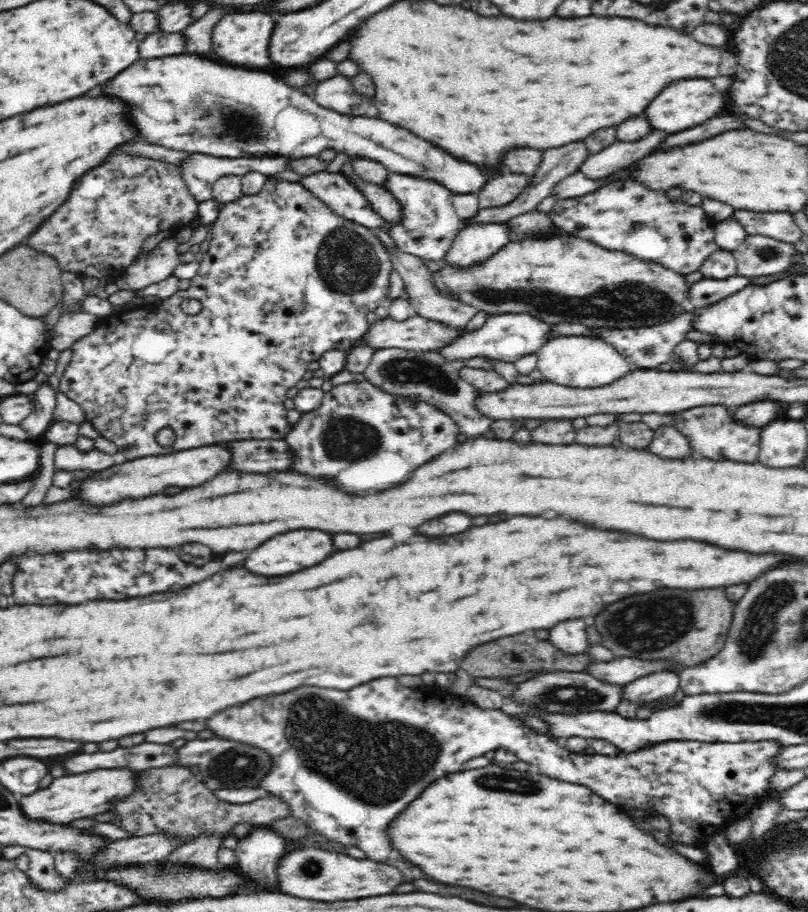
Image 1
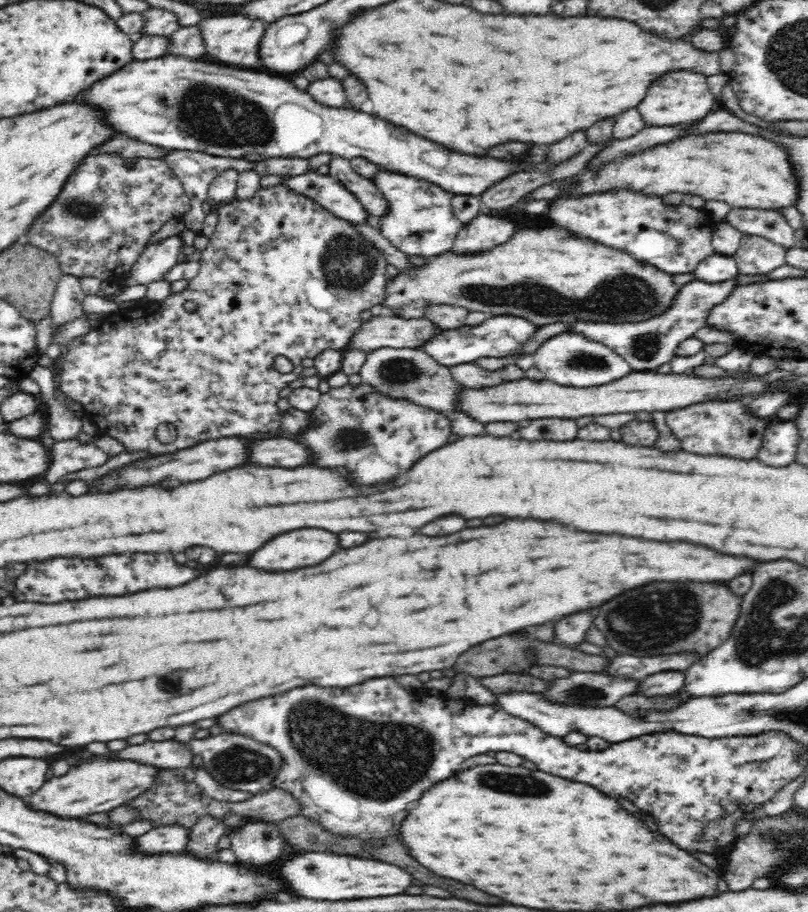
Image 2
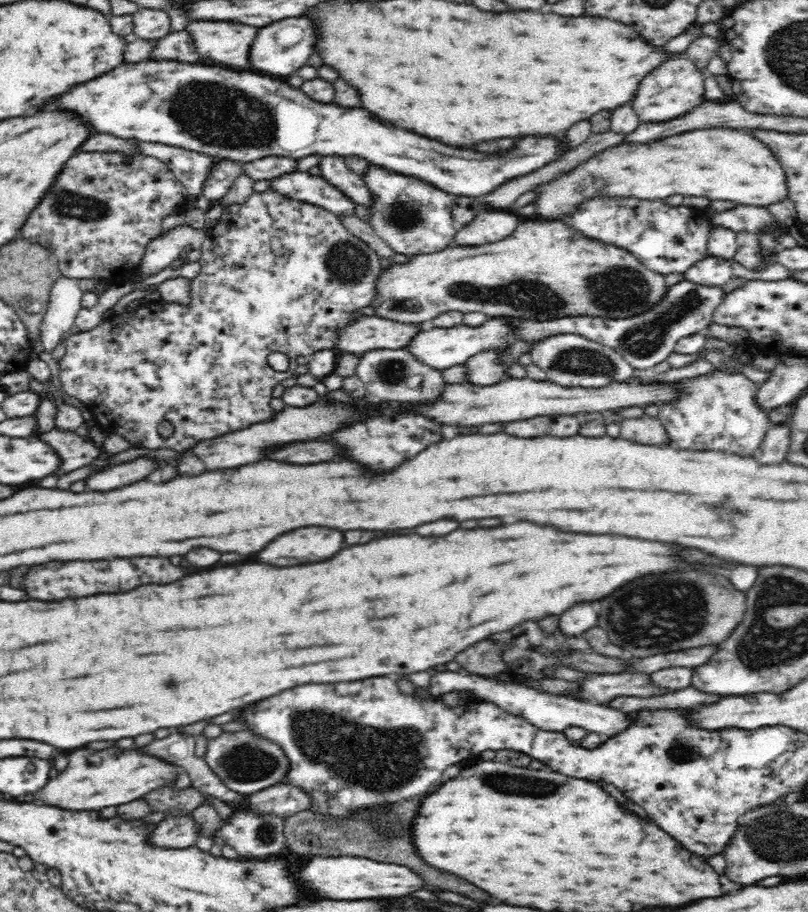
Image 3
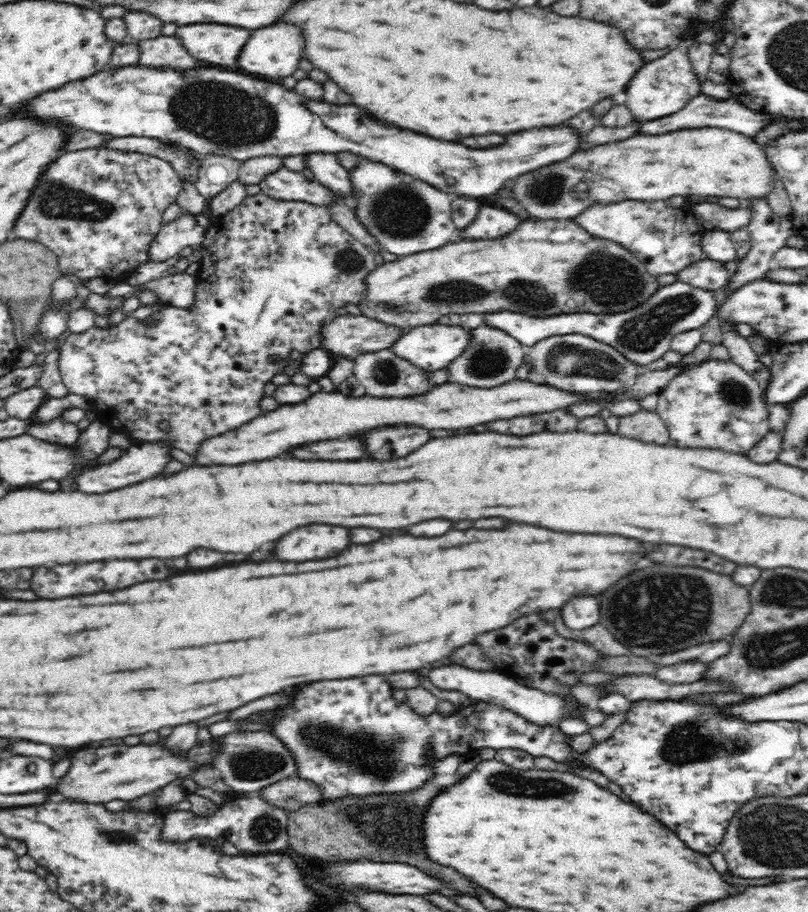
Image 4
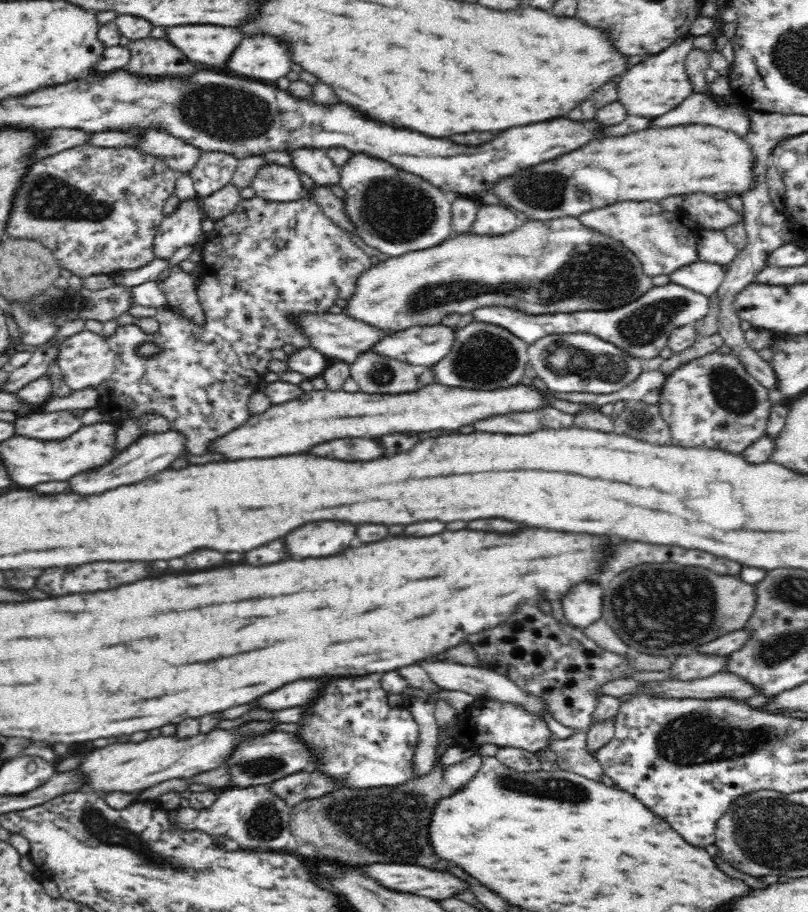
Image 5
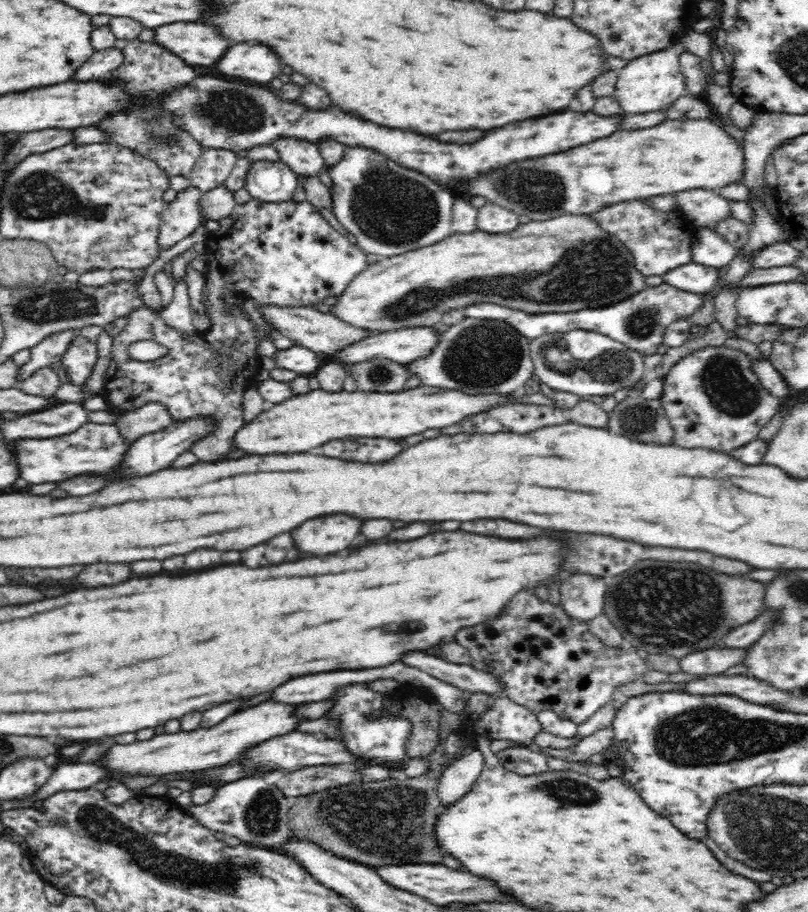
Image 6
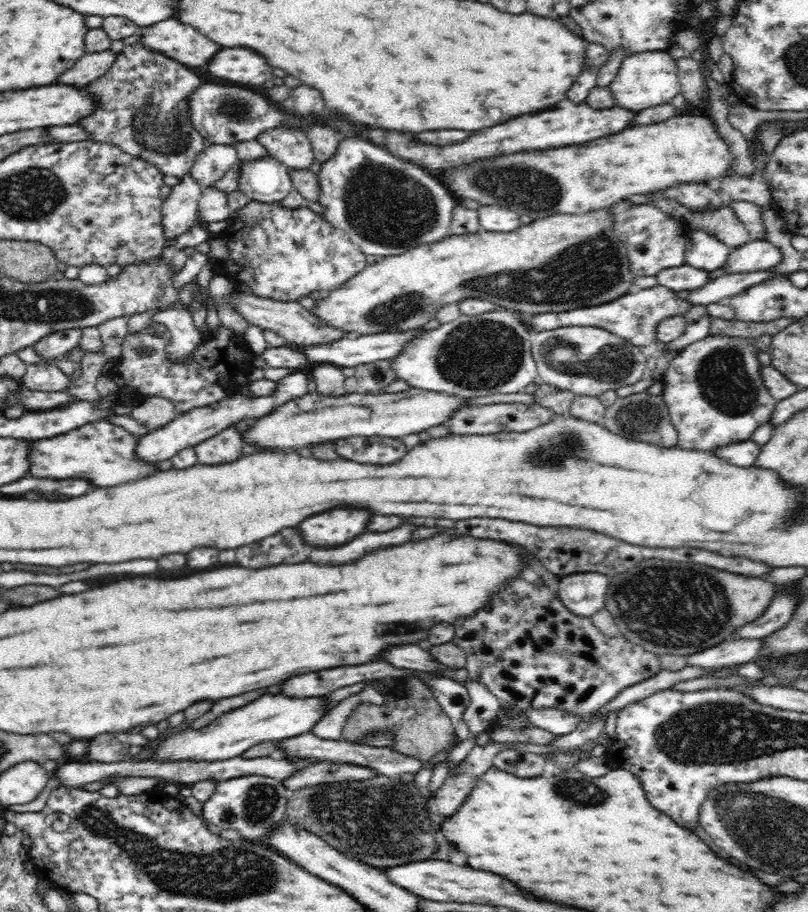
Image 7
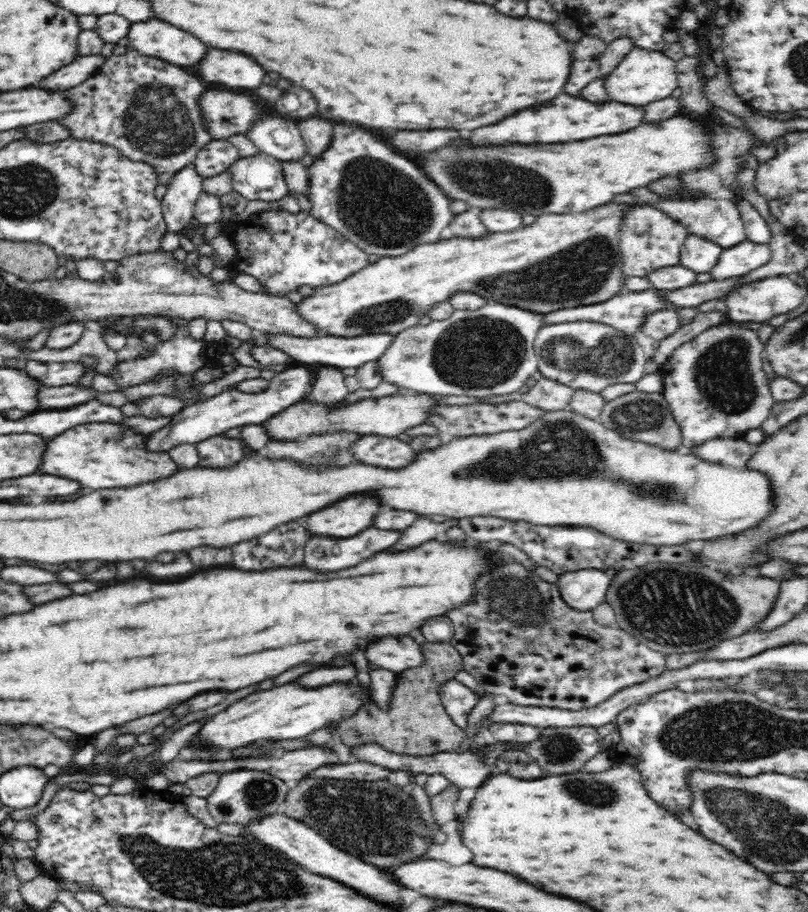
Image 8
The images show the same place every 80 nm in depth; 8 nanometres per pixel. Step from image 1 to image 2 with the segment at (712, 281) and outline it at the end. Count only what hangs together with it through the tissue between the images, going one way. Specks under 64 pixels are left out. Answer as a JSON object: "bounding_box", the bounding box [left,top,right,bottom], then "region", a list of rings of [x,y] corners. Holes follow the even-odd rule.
{"bounding_box":[573,279,738,371],"region":[[[696,279],[681,286],[671,307],[663,315],[637,323],[574,322],[573,332],[578,332],[582,336],[609,346],[622,356],[634,371],[652,371],[665,362],[669,363],[675,356],[678,344],[692,337],[696,330],[704,328],[706,316],[711,308],[728,298],[738,285],[736,279],[722,282],[706,282]]]}

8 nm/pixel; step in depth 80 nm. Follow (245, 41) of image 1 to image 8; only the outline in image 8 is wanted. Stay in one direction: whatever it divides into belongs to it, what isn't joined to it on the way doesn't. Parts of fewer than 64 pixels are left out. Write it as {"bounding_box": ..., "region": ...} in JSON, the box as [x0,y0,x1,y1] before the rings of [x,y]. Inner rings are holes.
{"bounding_box":[127,20,208,67],"region":[[[162,20],[132,23],[127,37],[128,46],[140,54],[156,56],[182,67],[198,64],[208,52],[208,46],[196,40],[196,36]]]}

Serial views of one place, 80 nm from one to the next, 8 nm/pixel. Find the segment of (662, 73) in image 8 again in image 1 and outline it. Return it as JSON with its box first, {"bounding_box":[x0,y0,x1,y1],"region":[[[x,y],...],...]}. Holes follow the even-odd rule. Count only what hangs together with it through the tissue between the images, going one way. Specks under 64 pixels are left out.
{"bounding_box":[646,80,729,134],"region":[[[680,80],[676,84],[670,84],[648,108],[646,116],[648,122],[656,130],[664,130],[668,134],[682,132],[686,128],[696,128],[706,124],[708,120],[714,120],[716,116],[728,114],[729,104],[726,93],[719,92],[710,80]]]}

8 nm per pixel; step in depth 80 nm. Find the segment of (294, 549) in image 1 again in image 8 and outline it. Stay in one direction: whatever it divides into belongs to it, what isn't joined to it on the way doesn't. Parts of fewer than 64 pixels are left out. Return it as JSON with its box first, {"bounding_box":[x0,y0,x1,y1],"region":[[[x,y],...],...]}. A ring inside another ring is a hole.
{"bounding_box":[306,496,380,538],"region":[[[352,496],[340,500],[306,518],[308,532],[314,536],[350,538],[372,527],[372,520],[380,504],[370,496]]]}

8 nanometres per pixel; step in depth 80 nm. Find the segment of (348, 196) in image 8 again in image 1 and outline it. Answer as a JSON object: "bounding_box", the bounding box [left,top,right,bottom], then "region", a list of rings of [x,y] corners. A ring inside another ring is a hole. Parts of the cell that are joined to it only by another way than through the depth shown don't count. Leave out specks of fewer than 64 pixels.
{"bounding_box":[385,173,462,261],"region":[[[393,173],[388,176],[385,188],[397,197],[401,210],[405,212],[403,219],[399,223],[392,223],[390,232],[387,232],[398,245],[399,251],[426,261],[445,258],[462,230],[462,219],[452,204],[455,193],[432,180]]]}

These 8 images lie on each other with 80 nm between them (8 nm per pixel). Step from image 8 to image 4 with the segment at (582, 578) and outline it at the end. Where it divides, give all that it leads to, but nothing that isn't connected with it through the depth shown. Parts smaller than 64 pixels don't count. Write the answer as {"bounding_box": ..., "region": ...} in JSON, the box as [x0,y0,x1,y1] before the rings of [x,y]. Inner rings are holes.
{"bounding_box":[562,596,600,632],"region":[[[594,596],[572,598],[562,608],[562,618],[566,627],[578,632],[600,623],[600,604]]]}

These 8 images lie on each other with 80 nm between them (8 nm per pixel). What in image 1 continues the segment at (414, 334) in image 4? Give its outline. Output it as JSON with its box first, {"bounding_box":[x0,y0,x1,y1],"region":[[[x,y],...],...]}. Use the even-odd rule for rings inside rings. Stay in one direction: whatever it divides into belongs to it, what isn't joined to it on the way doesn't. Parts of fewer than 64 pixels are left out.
{"bounding_box":[439,313,554,362],"region":[[[528,313],[492,315],[487,318],[479,330],[470,332],[466,329],[459,339],[441,348],[439,353],[448,360],[487,356],[488,358],[496,358],[496,360],[504,360],[504,362],[516,362],[521,356],[536,355],[548,341],[551,341],[554,338],[552,335],[554,325]]]}

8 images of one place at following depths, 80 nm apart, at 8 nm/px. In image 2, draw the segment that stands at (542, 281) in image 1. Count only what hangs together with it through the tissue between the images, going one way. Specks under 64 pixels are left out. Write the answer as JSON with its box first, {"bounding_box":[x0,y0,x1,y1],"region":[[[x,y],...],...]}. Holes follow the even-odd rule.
{"bounding_box":[384,223,680,327],"region":[[[550,223],[545,226],[520,226],[508,242],[486,252],[454,255],[450,251],[430,258],[428,264],[417,268],[415,275],[400,273],[394,281],[388,280],[384,301],[395,315],[402,318],[422,318],[426,304],[436,302],[463,306],[470,311],[478,310],[486,316],[512,315],[527,318],[540,327],[552,322],[576,320],[622,324],[637,323],[663,315],[671,307],[680,289],[674,283],[672,274],[636,260],[627,252],[578,238],[569,230]]]}

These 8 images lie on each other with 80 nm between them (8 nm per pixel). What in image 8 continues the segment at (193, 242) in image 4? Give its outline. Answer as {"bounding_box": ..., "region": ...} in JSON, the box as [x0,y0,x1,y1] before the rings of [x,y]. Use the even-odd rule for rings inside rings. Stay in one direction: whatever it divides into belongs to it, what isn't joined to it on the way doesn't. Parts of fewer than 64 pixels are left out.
{"bounding_box":[161,164,203,234],"region":[[[195,164],[186,166],[174,175],[170,184],[167,185],[166,195],[161,198],[161,209],[166,221],[167,233],[180,234],[181,230],[190,226],[194,218],[195,204],[203,190],[203,179],[196,173]]]}

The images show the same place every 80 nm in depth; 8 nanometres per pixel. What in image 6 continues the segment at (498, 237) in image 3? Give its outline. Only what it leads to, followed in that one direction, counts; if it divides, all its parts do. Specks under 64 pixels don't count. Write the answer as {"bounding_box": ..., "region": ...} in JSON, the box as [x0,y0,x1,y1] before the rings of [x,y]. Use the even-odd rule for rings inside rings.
{"bounding_box":[476,203,519,234],"region":[[[486,203],[478,209],[476,230],[490,234],[506,234],[518,228],[519,214],[509,208]]]}

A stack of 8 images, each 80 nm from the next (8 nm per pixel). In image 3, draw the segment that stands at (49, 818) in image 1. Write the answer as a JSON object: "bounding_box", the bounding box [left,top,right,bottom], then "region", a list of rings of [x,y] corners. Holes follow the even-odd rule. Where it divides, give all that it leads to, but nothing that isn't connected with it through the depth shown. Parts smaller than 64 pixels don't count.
{"bounding_box":[29,748,181,813],"region":[[[108,748],[108,750],[98,752],[98,756],[100,756],[100,764],[90,766],[88,754],[82,754],[82,750],[76,750],[74,754],[70,754],[68,768],[62,774],[58,774],[56,778],[52,778],[42,790],[32,793],[29,801],[58,807],[72,813],[100,811],[108,806],[117,807],[120,804],[128,804],[132,800],[138,800],[155,788],[168,784],[181,772],[180,768],[172,763],[166,763],[158,757],[138,754],[136,750]]]}

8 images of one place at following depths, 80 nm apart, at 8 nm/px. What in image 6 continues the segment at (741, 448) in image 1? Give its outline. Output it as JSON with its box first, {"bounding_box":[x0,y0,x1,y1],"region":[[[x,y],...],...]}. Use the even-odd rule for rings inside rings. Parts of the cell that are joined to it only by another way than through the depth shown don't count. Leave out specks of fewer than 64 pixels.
{"bounding_box":[659,345,780,453],"region":[[[724,345],[706,347],[678,361],[663,379],[659,399],[674,431],[672,444],[680,448],[706,448],[723,453],[730,453],[758,439],[760,430],[780,408],[780,398],[771,395],[752,373],[750,356]]]}

